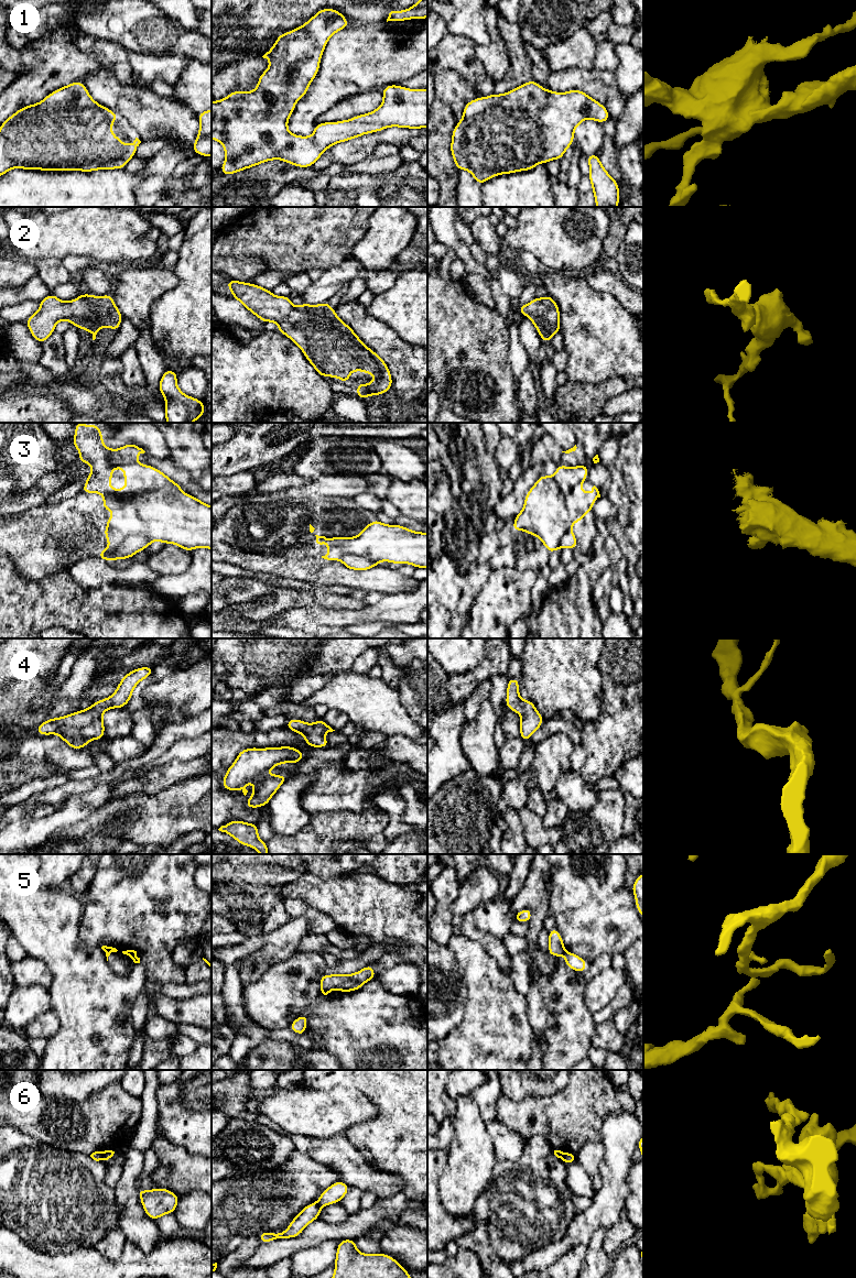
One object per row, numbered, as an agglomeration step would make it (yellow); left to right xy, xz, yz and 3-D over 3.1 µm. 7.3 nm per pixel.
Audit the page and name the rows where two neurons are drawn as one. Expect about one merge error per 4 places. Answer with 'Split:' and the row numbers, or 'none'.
Split: 3, 5, 6

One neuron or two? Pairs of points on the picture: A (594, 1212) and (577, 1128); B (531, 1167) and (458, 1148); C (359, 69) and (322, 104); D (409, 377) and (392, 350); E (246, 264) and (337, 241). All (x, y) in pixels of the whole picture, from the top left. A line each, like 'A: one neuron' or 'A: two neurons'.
A: two neurons
B: two neurons
C: one neuron
D: one neuron
E: one neuron

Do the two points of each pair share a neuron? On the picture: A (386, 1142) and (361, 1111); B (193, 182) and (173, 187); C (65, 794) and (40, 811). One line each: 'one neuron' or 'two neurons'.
A: two neurons
B: one neuron
C: two neurons

